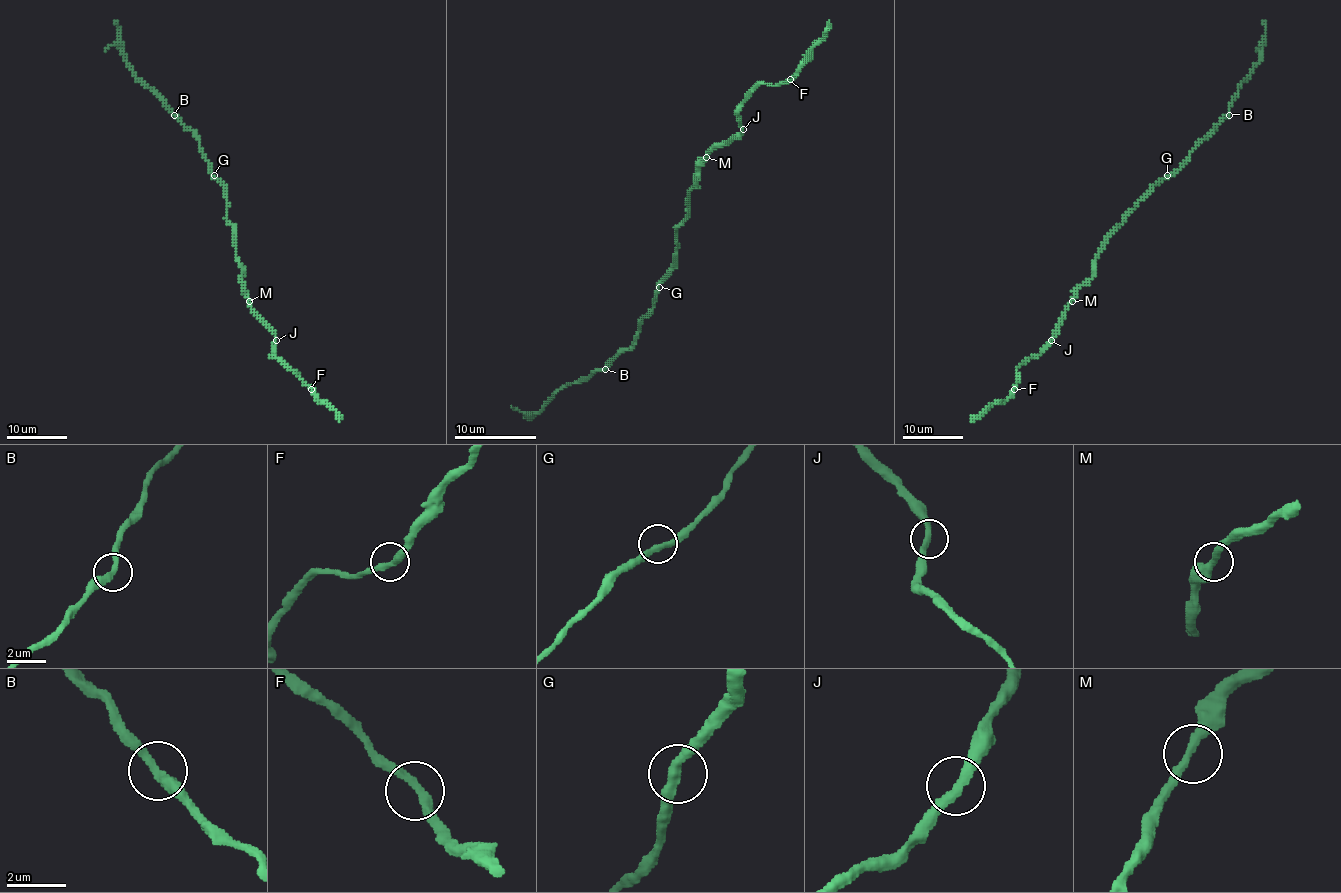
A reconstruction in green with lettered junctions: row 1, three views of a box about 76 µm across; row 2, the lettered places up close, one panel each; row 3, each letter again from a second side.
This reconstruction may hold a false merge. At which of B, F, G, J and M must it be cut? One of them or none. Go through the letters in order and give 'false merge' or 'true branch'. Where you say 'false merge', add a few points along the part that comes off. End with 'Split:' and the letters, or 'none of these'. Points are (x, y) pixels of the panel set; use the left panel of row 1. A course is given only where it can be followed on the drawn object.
B: true branch
F: true branch
G: true branch
J: true branch
M: true branch
Split: none of these

